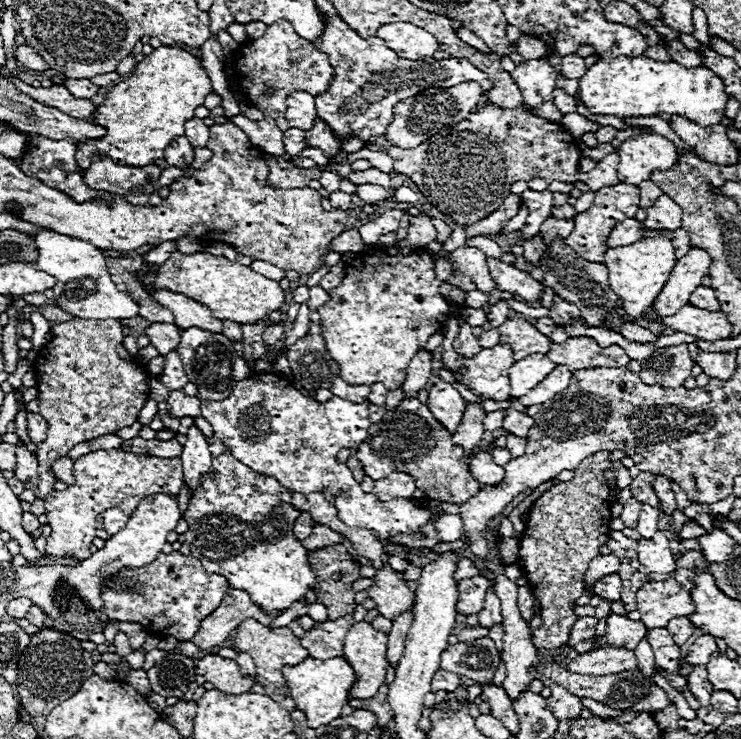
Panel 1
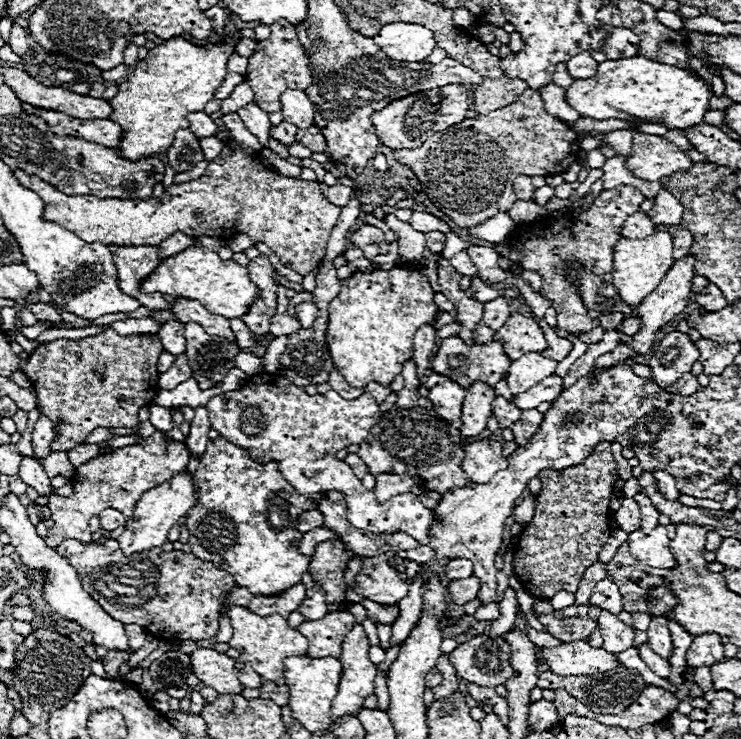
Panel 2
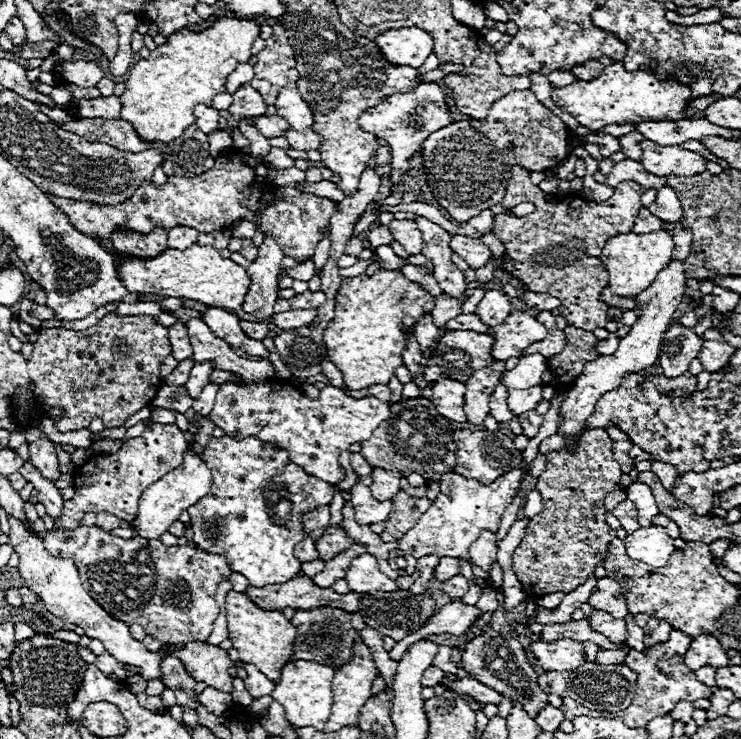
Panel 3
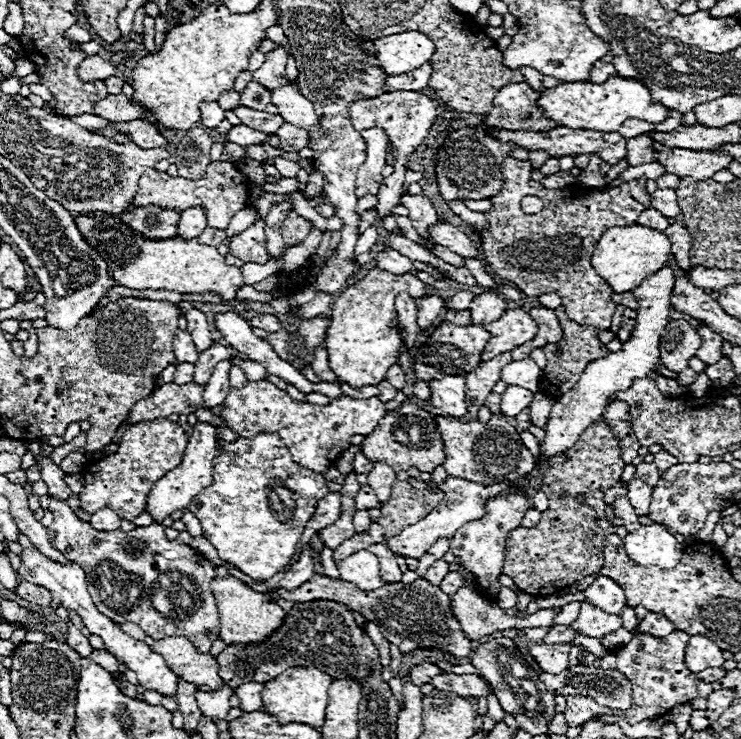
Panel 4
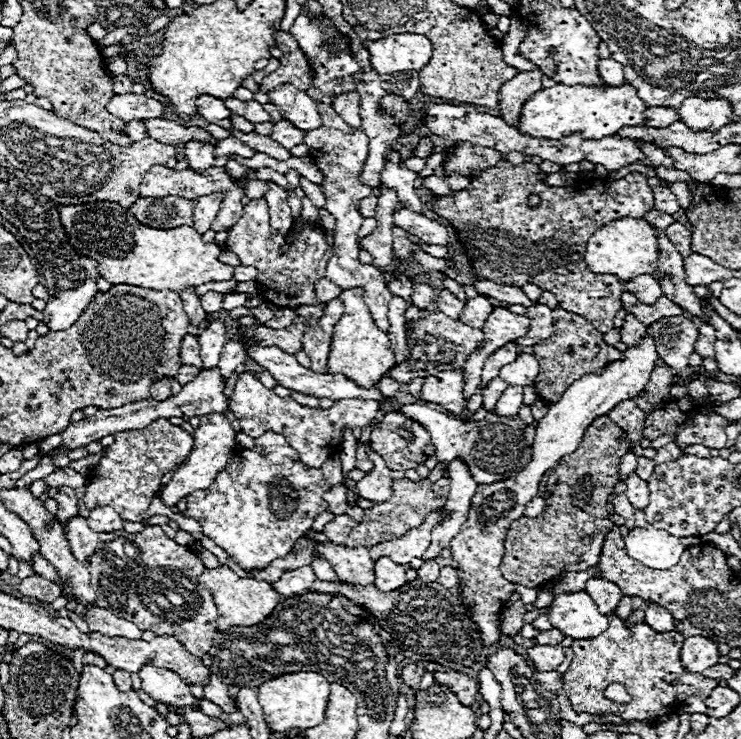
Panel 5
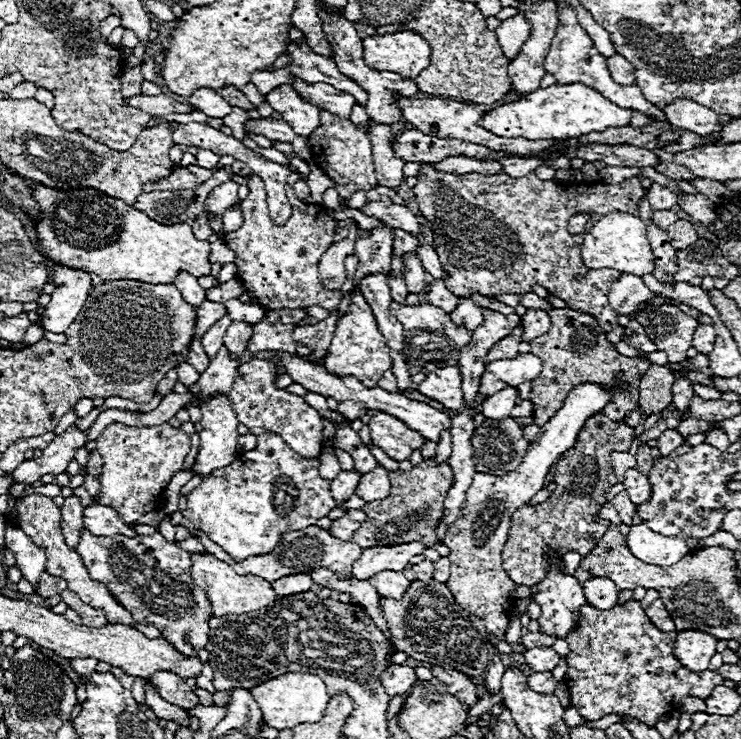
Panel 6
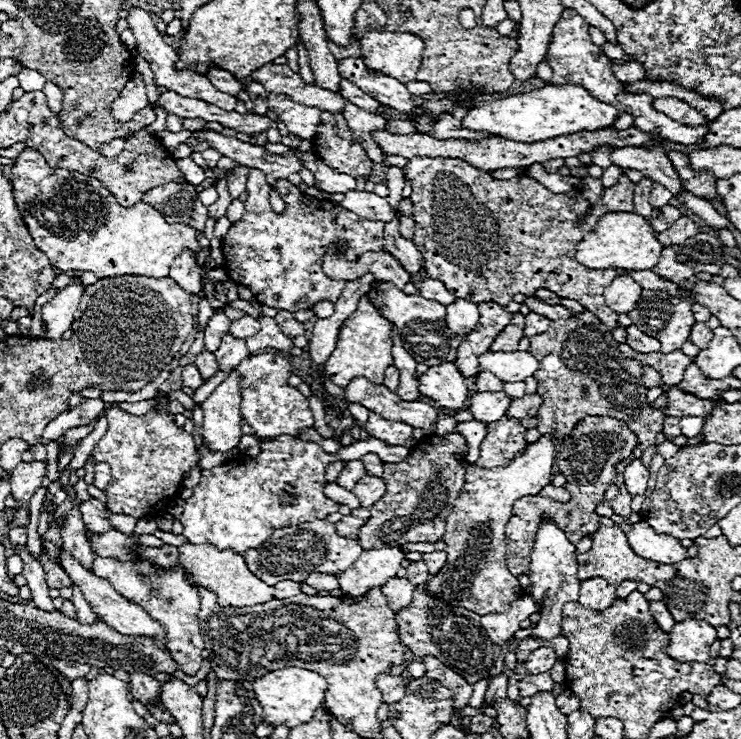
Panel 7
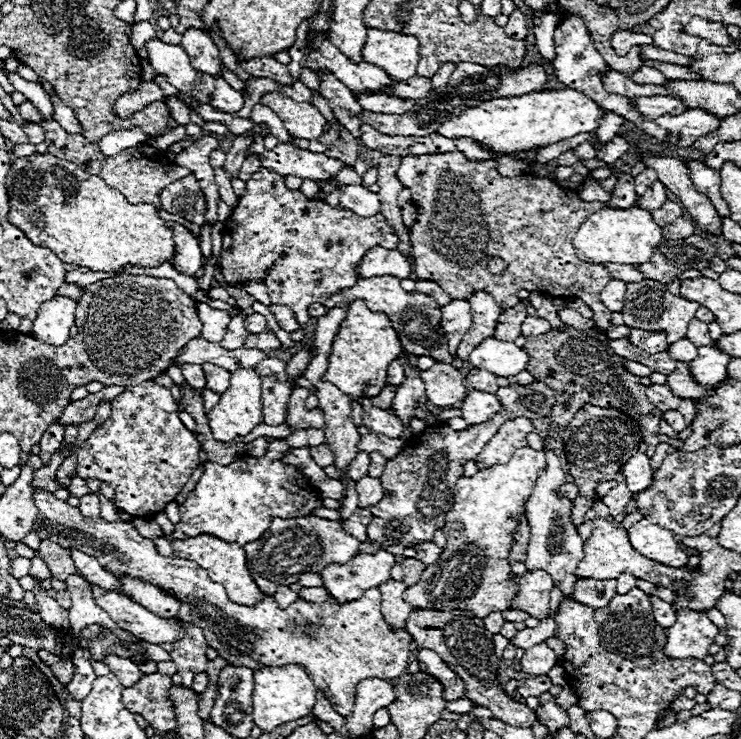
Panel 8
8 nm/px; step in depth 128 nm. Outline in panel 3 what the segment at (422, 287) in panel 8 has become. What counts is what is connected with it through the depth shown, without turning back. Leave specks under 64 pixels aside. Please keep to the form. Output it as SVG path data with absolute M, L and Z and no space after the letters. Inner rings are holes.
M458 314L456 318L448 320L444 330L474 330L474 332L488 332L488 326L480 322L476 314Z

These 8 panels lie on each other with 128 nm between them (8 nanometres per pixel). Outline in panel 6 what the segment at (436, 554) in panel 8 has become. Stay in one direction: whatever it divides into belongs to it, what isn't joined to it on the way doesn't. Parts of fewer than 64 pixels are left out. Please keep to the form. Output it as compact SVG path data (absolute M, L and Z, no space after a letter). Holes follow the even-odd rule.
M440 558L434 566L436 566L434 568L434 580L446 582L450 578L450 562L448 562L448 558Z

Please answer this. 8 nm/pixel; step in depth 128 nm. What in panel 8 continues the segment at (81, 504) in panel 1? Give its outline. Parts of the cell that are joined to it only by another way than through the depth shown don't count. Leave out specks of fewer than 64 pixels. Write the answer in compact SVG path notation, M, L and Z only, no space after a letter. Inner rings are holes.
M142 382L118 394L112 400L110 418L98 426L78 450L76 472L80 478L98 478L116 492L114 504L132 516L152 516L176 498L182 486L200 464L200 442L194 432L184 428L178 418L178 406L170 390Z

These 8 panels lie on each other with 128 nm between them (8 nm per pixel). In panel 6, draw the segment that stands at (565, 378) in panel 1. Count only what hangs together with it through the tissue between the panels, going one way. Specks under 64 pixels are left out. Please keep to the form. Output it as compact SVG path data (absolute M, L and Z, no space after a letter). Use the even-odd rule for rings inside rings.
M508 386L506 390L500 390L498 394L490 396L484 400L482 404L482 414L486 418L494 418L494 420L502 420L502 418L508 418L512 408L516 406L516 400L518 400L518 390Z

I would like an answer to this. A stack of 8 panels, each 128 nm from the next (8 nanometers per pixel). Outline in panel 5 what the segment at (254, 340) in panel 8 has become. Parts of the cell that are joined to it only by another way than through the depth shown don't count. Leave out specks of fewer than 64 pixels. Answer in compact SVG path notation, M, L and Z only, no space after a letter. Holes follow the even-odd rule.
M260 324L254 330L254 338L264 346L278 346L286 354L296 354L298 350L302 350L302 336L306 330L306 324L290 324L282 330L270 330Z

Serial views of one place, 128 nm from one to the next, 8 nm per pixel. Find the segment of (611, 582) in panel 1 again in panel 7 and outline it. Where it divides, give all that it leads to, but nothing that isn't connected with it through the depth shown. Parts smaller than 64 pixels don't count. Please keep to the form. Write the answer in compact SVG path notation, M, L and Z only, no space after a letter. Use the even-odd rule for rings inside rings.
M590 578L580 586L578 602L590 610L606 610L616 600L616 586L604 578Z

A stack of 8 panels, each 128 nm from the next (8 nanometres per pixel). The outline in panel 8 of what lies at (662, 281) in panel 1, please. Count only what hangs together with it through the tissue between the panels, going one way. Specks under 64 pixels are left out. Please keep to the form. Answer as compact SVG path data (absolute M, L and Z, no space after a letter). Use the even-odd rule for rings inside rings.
M602 208L596 214L592 214L576 232L574 236L574 248L576 256L590 264L644 264L650 262L652 250L660 244L662 230L652 220L648 210L642 208L630 208L630 210L614 210L614 208Z

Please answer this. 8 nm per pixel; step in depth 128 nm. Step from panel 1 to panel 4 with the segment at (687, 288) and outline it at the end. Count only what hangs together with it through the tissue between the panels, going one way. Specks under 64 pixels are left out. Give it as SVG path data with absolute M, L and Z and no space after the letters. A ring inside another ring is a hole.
M664 266L662 270L658 270L658 274L646 278L646 282L642 282L642 286L638 286L638 290L632 292L634 298L638 298L638 310L636 310L638 318L632 336L622 344L620 352L610 352L606 358L590 362L584 374L580 376L580 380L576 382L576 386L556 400L550 412L550 420L546 424L546 436L540 446L546 458L556 456L566 448L572 448L578 436L604 414L608 406L608 398L614 392L628 390L634 378L646 378L648 372L652 372L654 366L660 362L660 352L658 352L660 336L666 324L670 322L670 308L672 308L670 300L674 292L674 282L676 282L674 270L670 266Z

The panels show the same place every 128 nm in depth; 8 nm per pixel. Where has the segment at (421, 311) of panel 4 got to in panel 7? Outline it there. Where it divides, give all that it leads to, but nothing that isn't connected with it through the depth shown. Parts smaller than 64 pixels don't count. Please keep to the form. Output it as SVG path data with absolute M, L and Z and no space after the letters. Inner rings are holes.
M386 222L384 224L384 250L390 252L410 274L412 278L420 274L422 270L422 254L418 252L416 244L412 240L404 240L398 232L400 222Z

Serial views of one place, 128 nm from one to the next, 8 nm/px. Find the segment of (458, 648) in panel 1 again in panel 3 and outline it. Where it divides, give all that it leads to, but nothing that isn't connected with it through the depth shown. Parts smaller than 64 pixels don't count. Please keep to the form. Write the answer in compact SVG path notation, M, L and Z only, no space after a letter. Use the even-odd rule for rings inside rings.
M482 634L478 638L474 638L460 660L462 670L470 676L470 678L478 678L478 682L498 690L500 694L508 696L514 702L522 702L522 706L528 710L528 714L532 718L536 718L538 710L542 710L542 706L548 704L548 696L540 690L538 686L538 674L532 670L532 666L526 660L524 648L520 646L520 642L512 636L506 634Z

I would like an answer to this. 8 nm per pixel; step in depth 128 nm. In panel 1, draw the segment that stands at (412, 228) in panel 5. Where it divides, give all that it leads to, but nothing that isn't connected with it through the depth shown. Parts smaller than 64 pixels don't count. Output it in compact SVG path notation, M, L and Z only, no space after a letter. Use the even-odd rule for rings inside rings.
M488 258L488 266L490 266L490 274L494 278L494 282L498 282L500 290L512 292L514 296L520 296L524 302L530 304L540 304L542 296L544 296L544 286L534 280L530 274L504 264L500 260L490 260Z

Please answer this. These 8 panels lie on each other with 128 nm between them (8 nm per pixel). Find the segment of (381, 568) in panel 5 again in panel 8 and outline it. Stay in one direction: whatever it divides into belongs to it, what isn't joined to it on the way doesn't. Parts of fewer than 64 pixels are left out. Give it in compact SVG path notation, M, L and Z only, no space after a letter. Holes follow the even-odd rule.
M390 580L390 582L384 582L380 586L380 590L382 590L382 614L384 614L386 622L392 624L394 628L404 628L404 622L412 610L412 606L402 598L406 588L408 586L400 580Z

